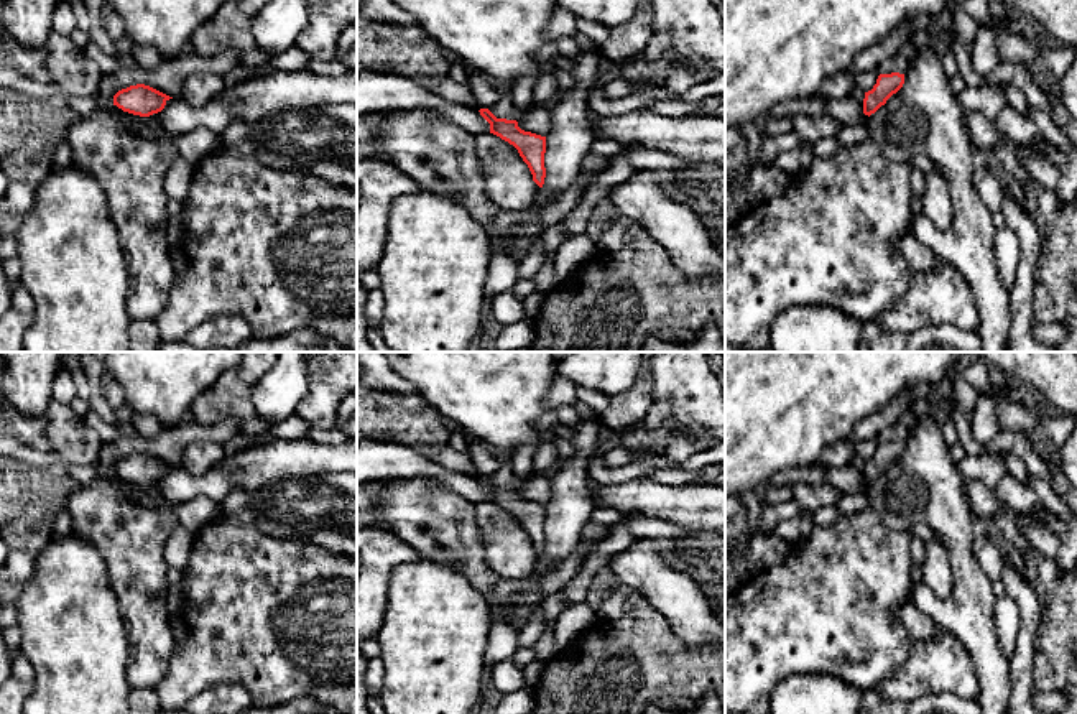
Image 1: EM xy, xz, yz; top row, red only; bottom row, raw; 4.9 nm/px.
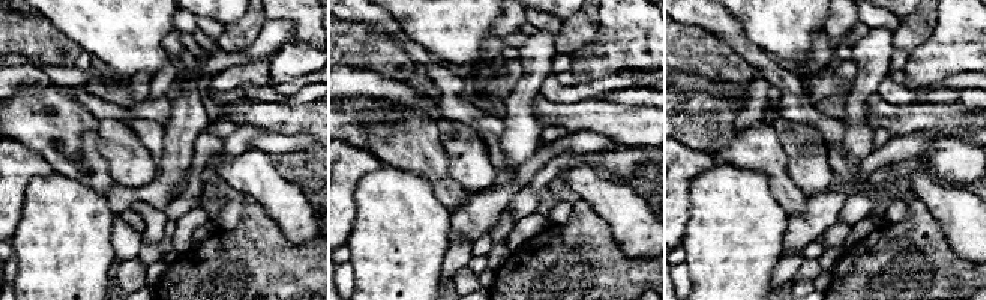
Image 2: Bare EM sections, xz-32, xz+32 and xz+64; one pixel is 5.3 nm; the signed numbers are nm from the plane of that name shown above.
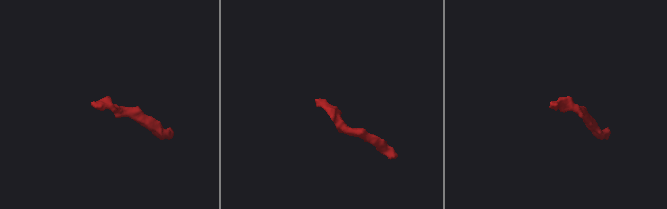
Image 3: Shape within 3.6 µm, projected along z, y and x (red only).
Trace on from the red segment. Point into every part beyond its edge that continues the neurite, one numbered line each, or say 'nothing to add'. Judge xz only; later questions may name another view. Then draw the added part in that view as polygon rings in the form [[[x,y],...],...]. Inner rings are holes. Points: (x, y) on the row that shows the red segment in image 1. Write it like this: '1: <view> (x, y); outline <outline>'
1: xz (484, 91); outline [[[444,49],[444,56],[449,61],[451,66],[462,66],[469,76],[467,76],[467,86],[472,90],[474,97],[477,99],[478,105],[482,109],[488,109],[495,105],[503,92],[500,92],[488,77],[472,71],[469,66],[465,66],[462,61],[459,61],[451,51]]]

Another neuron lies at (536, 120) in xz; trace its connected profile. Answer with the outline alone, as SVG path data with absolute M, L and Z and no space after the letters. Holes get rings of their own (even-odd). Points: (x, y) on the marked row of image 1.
M531 107L526 115L516 122L525 132L546 137L551 130L551 112L544 107Z

